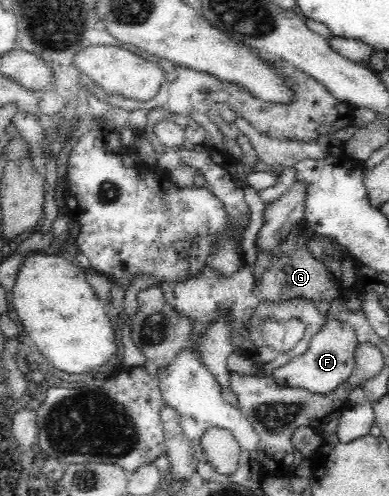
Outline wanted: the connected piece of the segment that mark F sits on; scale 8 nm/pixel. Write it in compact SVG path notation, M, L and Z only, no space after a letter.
M346 318L328 319L318 333L312 336L310 347L300 357L294 357L290 363L274 371L274 381L286 387L301 387L310 393L324 395L331 393L346 383L354 370L354 351L357 346L357 332Z

